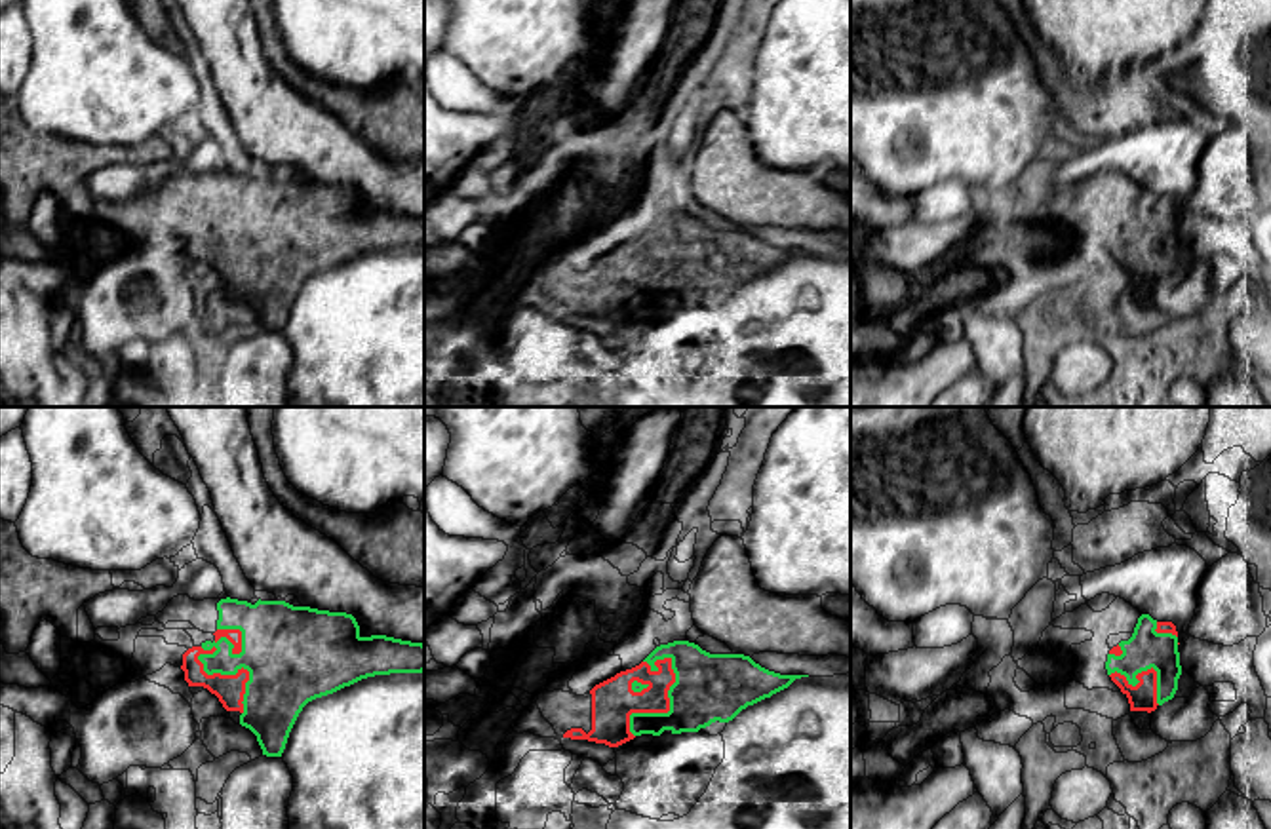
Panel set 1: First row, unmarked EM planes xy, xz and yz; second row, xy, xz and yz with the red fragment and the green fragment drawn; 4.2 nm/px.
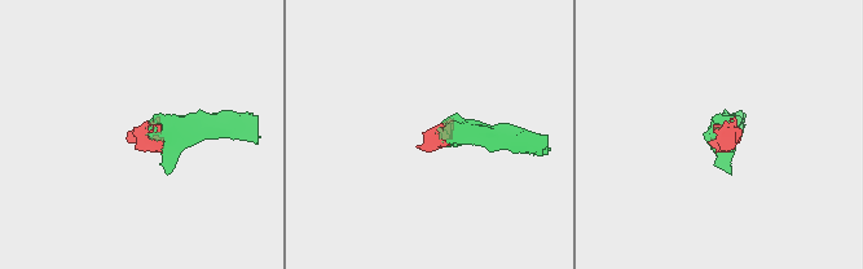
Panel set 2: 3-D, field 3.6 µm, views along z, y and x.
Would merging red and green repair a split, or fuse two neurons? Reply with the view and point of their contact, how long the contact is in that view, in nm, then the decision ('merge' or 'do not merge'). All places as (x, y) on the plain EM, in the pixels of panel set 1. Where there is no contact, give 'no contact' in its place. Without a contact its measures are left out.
meets red in xy at (200, 236); contact 380 nm long; merge

